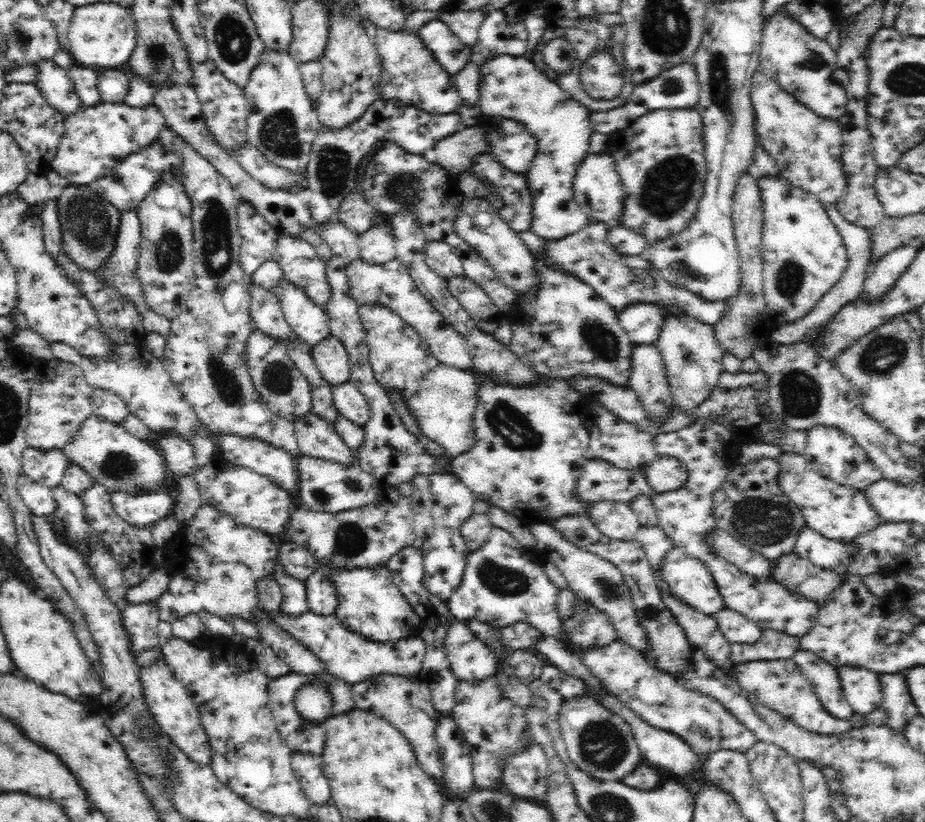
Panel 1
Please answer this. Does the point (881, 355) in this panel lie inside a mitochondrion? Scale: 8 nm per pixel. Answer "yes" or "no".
yes

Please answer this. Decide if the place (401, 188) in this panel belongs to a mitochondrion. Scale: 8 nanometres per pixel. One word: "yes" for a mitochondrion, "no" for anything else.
yes

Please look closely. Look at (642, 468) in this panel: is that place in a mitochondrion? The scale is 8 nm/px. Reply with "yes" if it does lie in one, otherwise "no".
no

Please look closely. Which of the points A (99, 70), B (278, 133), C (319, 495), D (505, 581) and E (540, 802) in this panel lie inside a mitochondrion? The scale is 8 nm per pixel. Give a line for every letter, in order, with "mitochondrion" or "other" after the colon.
A: other
B: mitochondrion
C: mitochondrion
D: mitochondrion
E: other

